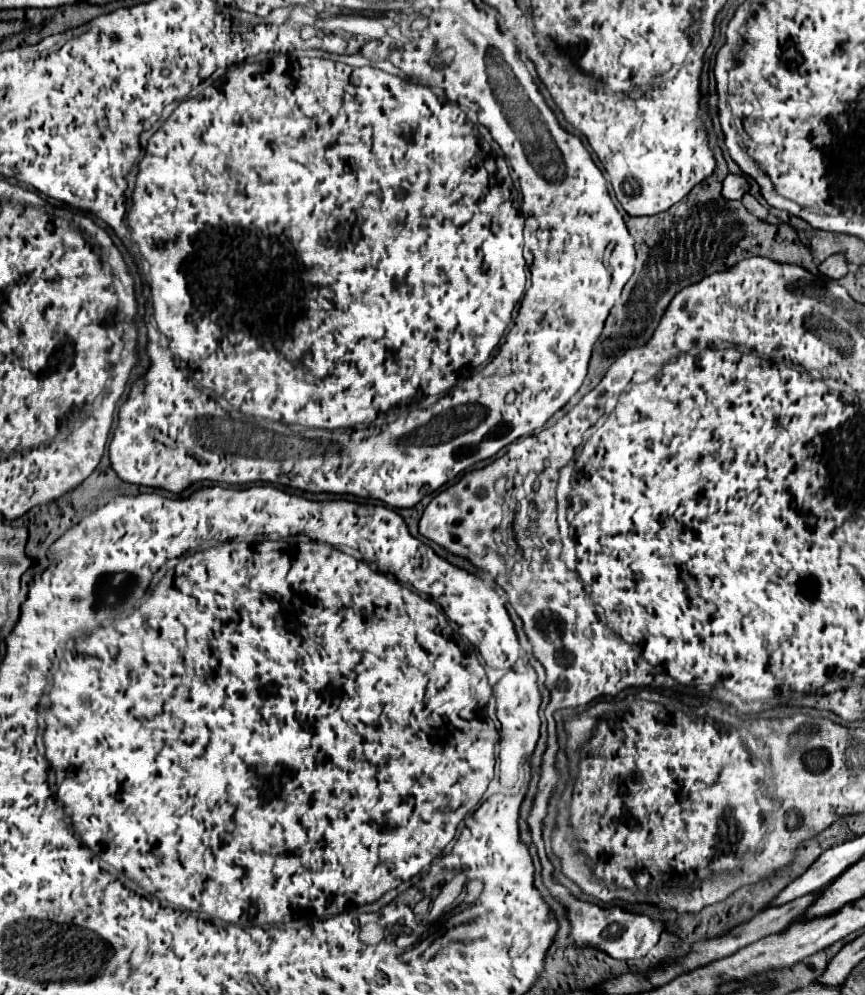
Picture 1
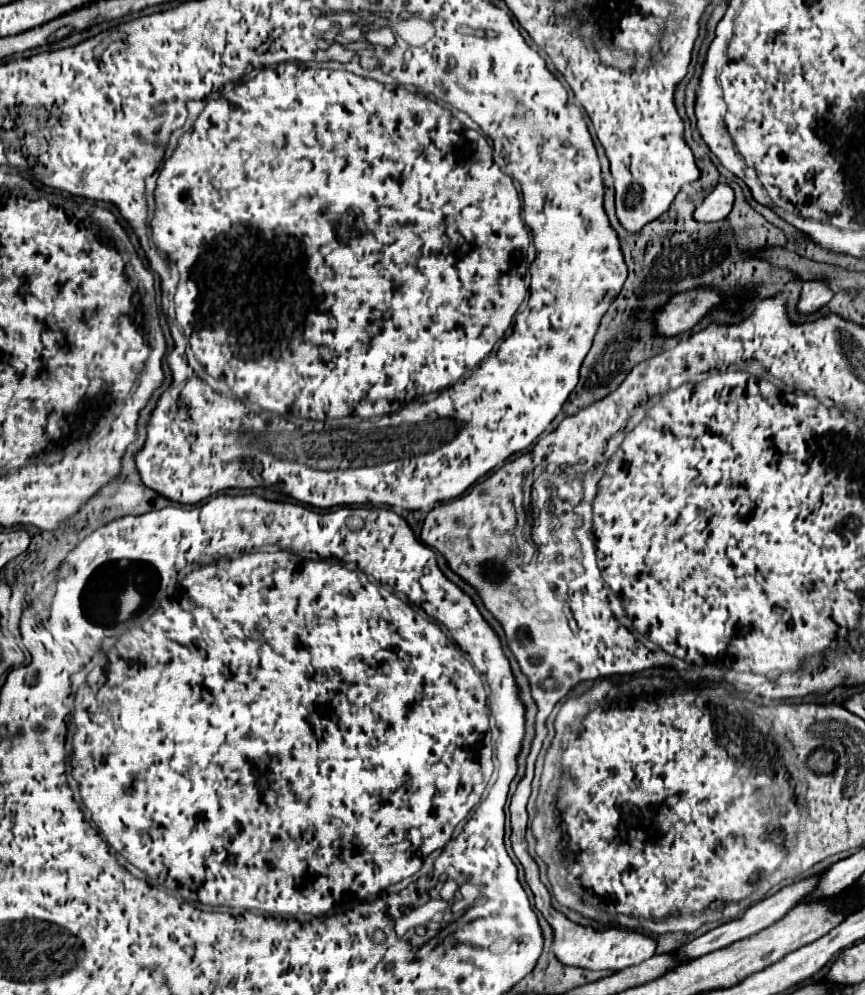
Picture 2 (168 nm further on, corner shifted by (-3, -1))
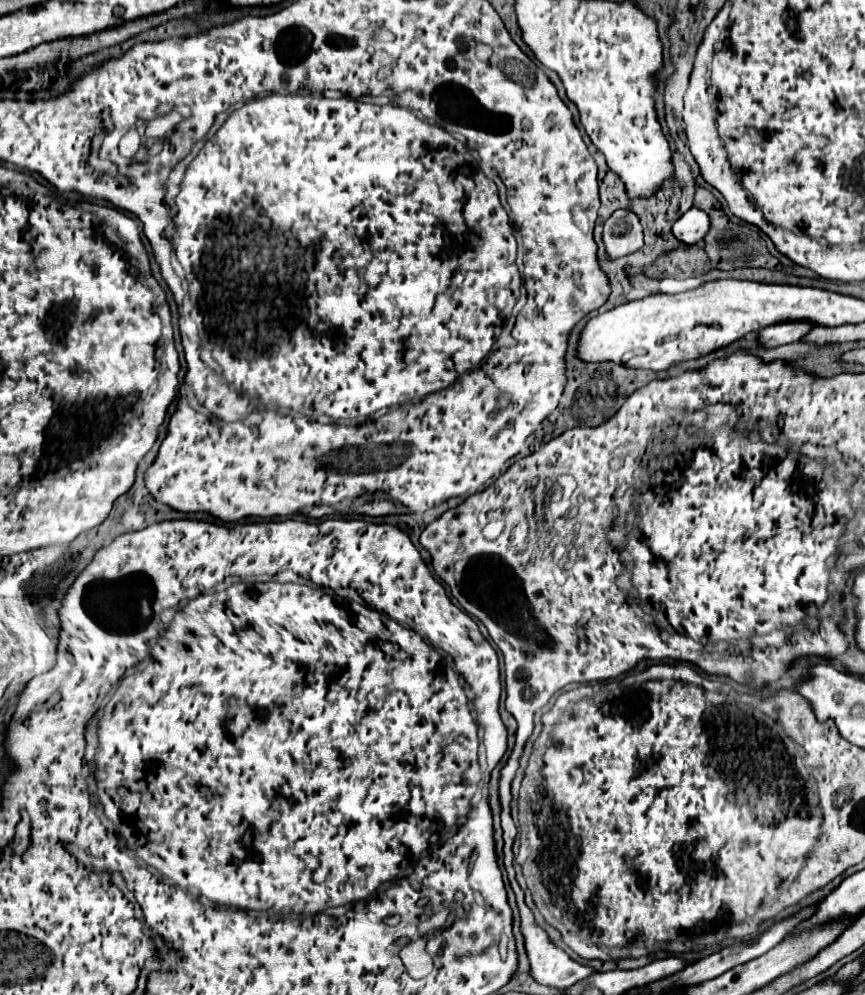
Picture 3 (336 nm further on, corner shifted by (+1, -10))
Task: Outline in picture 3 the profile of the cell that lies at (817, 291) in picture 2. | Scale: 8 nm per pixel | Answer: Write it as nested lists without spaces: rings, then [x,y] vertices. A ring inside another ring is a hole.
[[[807,320],[779,322],[779,324],[771,324],[771,326],[763,328],[759,332],[759,342],[769,346],[769,348],[773,348],[773,346],[779,346],[779,344],[797,342],[797,340],[801,340],[811,330],[813,330],[813,324],[809,324]]]

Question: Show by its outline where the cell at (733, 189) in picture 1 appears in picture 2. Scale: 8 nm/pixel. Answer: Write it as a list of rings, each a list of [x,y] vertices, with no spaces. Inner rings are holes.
[[[721,183],[693,211],[693,219],[699,219],[699,223],[713,223],[713,221],[725,219],[729,215],[729,209],[733,207],[733,199],[735,199],[733,189]]]

